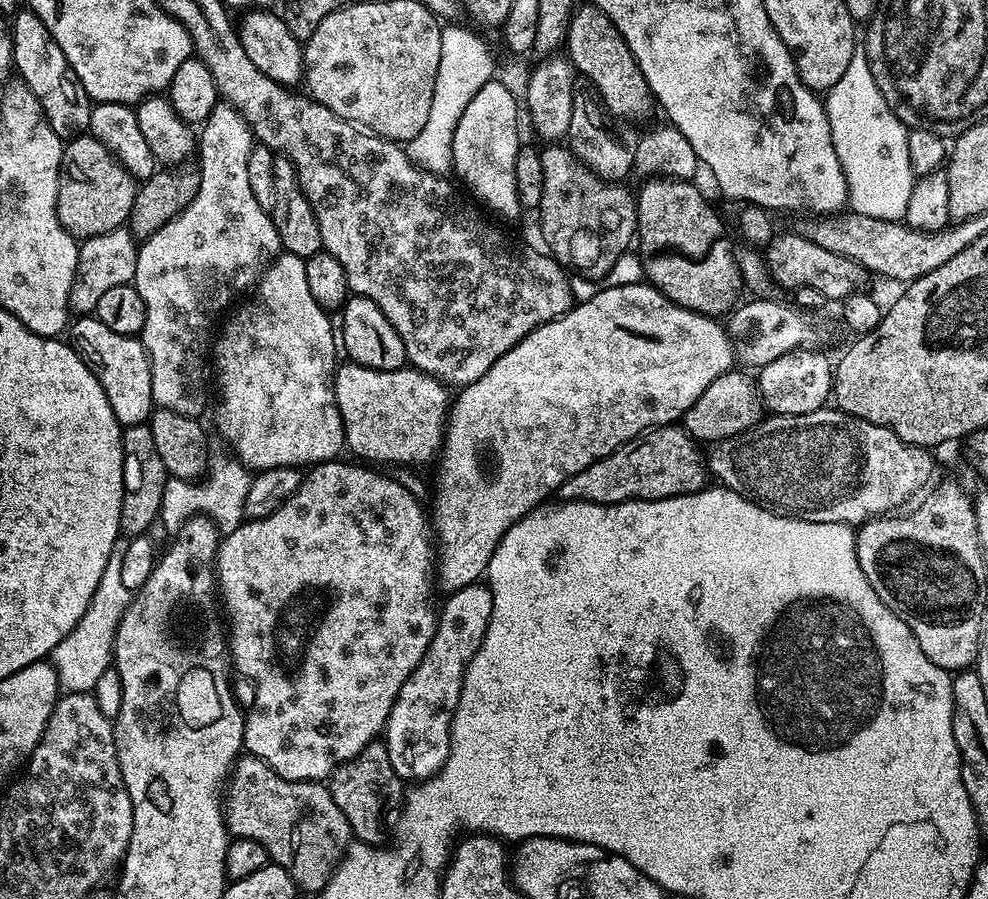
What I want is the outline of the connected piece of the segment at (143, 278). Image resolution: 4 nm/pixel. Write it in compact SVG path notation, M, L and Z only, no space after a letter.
M218 102L204 119L198 132L198 194L166 226L145 239L136 249L135 285L142 302L146 302L146 322L142 339L150 362L152 403L156 408L174 410L174 414L203 417L204 403L208 400L208 368L210 364L210 340L208 331L216 315L239 292L255 285L264 275L264 269L280 255L278 230L274 230L272 217L258 206L250 191L250 154L254 137L246 118L227 102Z

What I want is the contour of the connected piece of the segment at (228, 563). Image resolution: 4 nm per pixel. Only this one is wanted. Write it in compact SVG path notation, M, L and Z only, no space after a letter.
M337 458L315 465L301 479L296 493L282 506L278 506L274 514L257 520L245 519L238 530L234 530L234 534L221 539L216 550L216 582L222 597L223 611L230 621L230 658L235 671L237 668L256 687L256 705L247 709L244 717L244 748L247 755L257 756L287 780L327 781L339 764L354 758L383 733L384 723L398 698L398 690L402 690L402 682L406 682L406 678L414 674L418 662L422 662L422 654L426 654L434 638L438 619L437 605L432 605L432 584L434 588L438 560L434 555L425 509L424 512L420 509L410 489L383 476L380 473L383 471L359 463L343 464L342 461Z

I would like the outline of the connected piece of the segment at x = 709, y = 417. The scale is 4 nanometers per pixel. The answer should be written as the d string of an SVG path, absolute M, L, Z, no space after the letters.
M733 370L722 374L722 378L714 378L706 390L702 390L702 398L686 410L682 418L682 427L693 441L708 440L707 442L719 442L728 440L743 432L749 432L755 428L765 415L764 401L760 398L760 390L755 379L747 376L747 371Z

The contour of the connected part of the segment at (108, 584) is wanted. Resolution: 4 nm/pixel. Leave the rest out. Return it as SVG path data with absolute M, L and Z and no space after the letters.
M123 534L114 540L110 558L106 558L106 570L102 570L102 582L98 582L98 590L94 590L94 598L90 598L86 614L82 614L78 626L74 626L74 630L70 630L70 634L66 634L66 638L54 646L50 663L64 692L92 692L98 678L113 667L112 648L116 644L116 631L134 595L133 589L122 583L123 556L130 540L131 537Z

